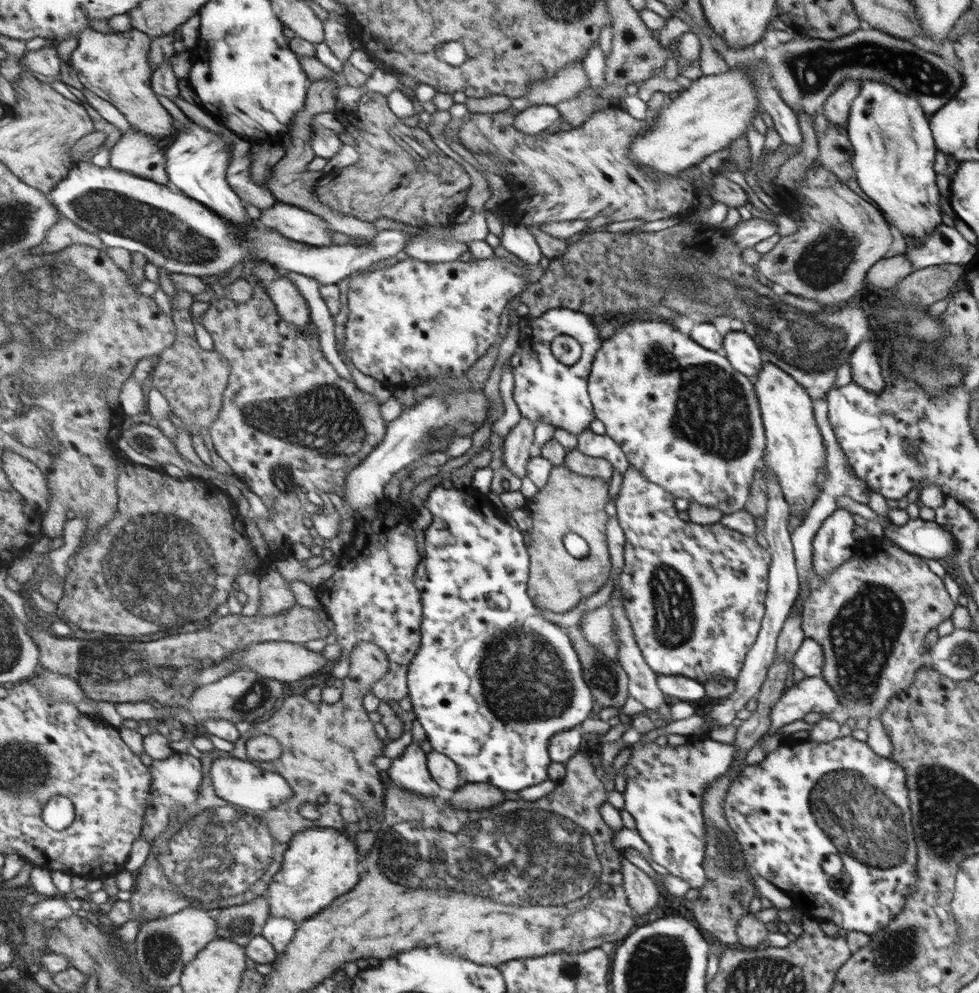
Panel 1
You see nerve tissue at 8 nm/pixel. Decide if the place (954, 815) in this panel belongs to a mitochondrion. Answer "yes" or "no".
yes

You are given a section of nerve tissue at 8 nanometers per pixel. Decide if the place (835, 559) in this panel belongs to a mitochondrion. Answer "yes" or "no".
no

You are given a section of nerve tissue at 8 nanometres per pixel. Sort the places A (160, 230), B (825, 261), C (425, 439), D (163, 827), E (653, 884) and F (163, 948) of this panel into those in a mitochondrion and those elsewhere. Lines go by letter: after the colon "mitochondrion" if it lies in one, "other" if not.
A: mitochondrion
B: mitochondrion
C: mitochondrion
D: mitochondrion
E: other
F: mitochondrion

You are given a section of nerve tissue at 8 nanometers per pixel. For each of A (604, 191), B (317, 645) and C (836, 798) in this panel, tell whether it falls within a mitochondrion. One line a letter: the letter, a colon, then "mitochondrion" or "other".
A: other
B: other
C: mitochondrion

